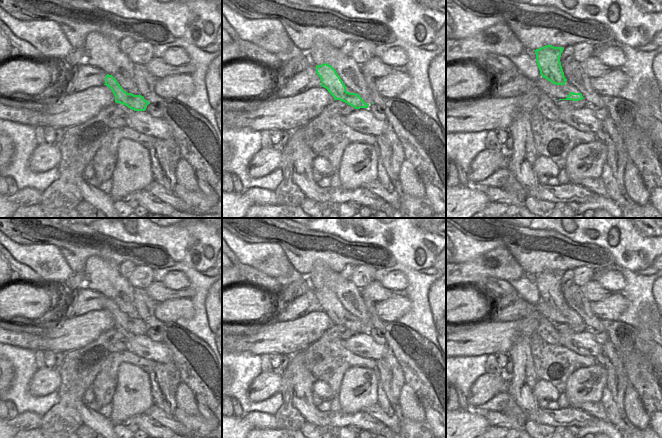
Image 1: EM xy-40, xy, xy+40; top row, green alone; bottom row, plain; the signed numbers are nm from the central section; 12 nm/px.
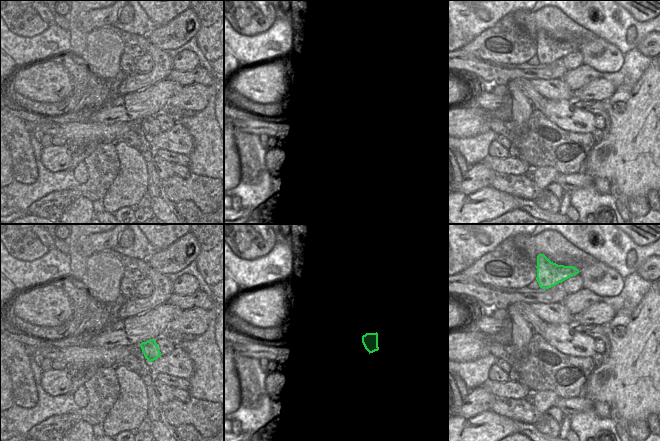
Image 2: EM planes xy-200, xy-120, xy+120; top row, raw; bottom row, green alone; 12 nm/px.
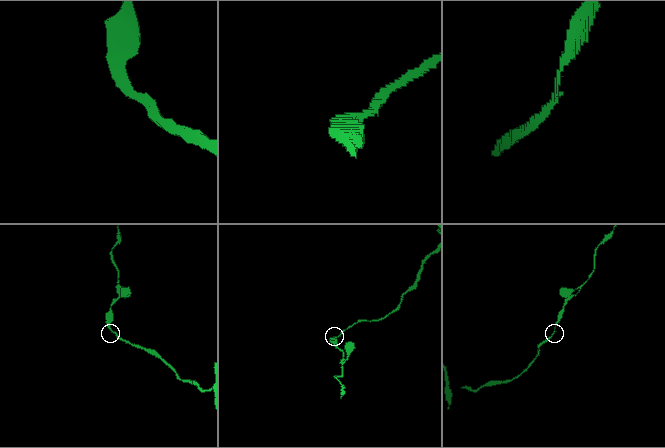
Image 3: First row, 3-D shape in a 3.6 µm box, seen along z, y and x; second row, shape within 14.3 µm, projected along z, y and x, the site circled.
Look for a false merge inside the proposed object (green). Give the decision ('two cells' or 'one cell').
two cells

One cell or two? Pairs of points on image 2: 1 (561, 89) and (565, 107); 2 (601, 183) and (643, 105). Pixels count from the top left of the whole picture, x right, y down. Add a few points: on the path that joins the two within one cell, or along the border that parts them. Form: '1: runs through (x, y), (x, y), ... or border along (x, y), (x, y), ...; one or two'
1: border along (547, 99), (566, 99), (571, 101); two
2: border along (593, 177), (605, 177), (610, 181); two

